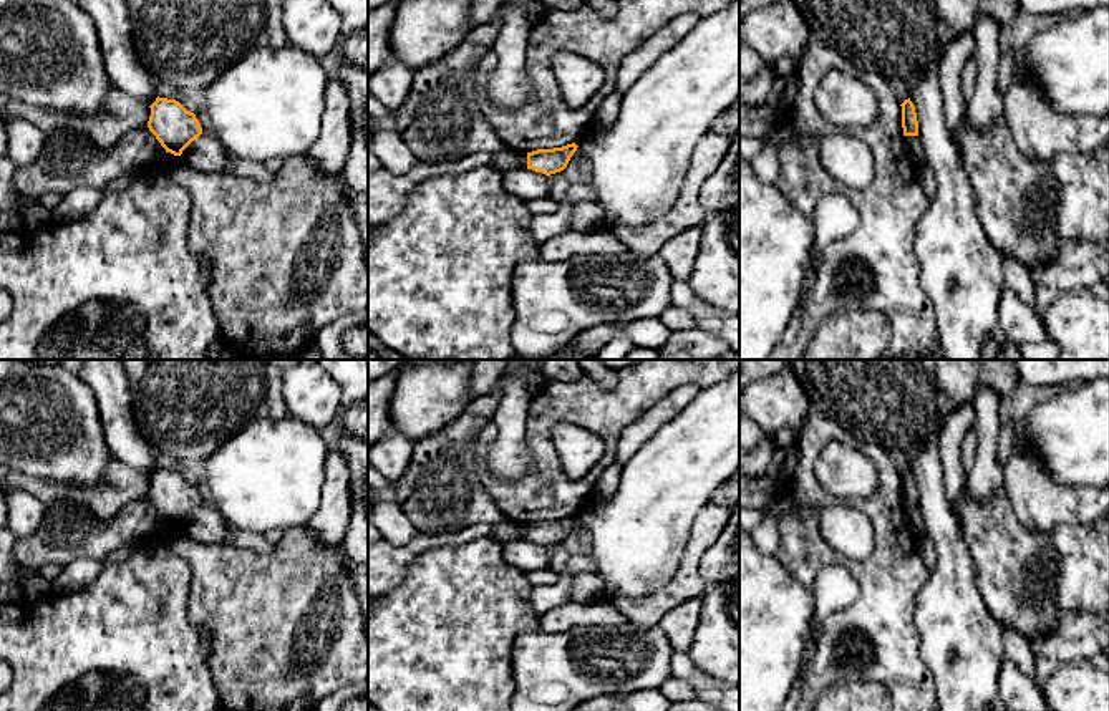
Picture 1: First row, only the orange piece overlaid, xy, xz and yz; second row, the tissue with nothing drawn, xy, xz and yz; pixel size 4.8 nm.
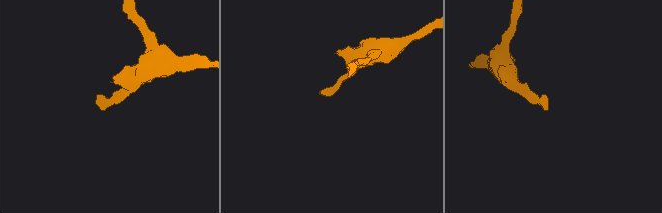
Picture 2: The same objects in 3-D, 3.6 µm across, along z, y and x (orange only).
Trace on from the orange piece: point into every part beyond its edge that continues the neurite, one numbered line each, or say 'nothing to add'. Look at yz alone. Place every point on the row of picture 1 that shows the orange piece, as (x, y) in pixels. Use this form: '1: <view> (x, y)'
nothing to add

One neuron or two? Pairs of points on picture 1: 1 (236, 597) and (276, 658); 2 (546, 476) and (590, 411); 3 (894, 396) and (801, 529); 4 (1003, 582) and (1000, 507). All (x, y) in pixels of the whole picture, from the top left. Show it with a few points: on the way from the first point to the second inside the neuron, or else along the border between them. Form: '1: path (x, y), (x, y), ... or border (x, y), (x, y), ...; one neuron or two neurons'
1: path (251, 612), (276, 637), (276, 643); one neuron
2: path (544, 453), (544, 426), (559, 411), (567, 411); one neuron
3: border (829, 418), (856, 438), (877, 443), (894, 458); two neurons
4: path (1003, 564), (1000, 526); one neuron

